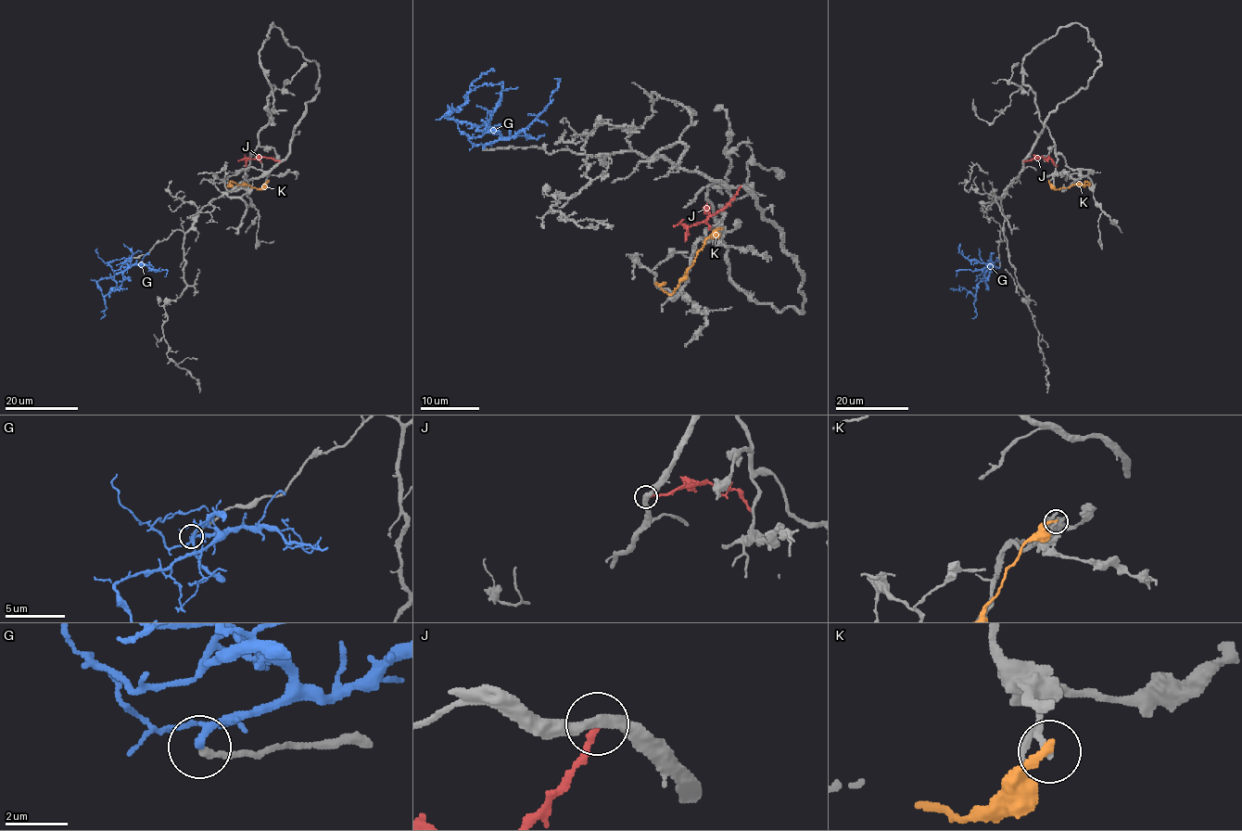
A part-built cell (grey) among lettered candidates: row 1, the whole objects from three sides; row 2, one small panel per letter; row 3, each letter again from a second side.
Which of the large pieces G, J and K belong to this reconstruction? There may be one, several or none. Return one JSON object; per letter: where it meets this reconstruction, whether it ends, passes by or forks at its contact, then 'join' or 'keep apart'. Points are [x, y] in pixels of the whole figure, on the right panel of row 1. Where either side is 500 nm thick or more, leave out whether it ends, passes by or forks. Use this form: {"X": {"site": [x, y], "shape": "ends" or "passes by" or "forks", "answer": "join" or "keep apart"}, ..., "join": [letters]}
{"G": {"site": [999, 267], "shape": "ends", "answer": "keep apart"}, "J": {"site": [1023, 161], "shape": "ends", "answer": "keep apart"}, "K": {"site": [1048, 182], "shape": "ends", "answer": "keep apart"}, "join": []}

